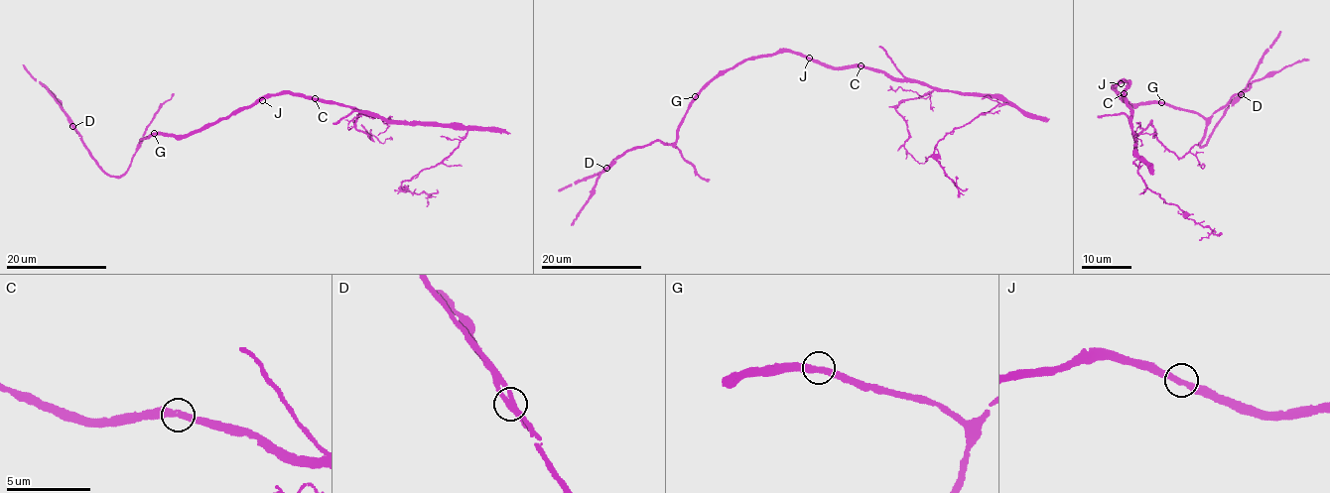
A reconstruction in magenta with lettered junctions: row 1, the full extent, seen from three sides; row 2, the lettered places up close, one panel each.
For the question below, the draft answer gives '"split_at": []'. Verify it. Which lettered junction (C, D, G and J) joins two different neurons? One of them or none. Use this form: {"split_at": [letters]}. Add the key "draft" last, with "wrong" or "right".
{"split_at": ["D"], "draft": "wrong"}

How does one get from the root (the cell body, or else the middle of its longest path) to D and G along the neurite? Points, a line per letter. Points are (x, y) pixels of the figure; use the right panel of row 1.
D: (1122, 81), (1116, 89), (1132, 104), (1157, 100), (1197, 113), (1206, 121), (1202, 146), (1228, 105), (1241, 95)
G: (1122, 81), (1115, 85), (1116, 89), (1130, 103), (1161, 102)

